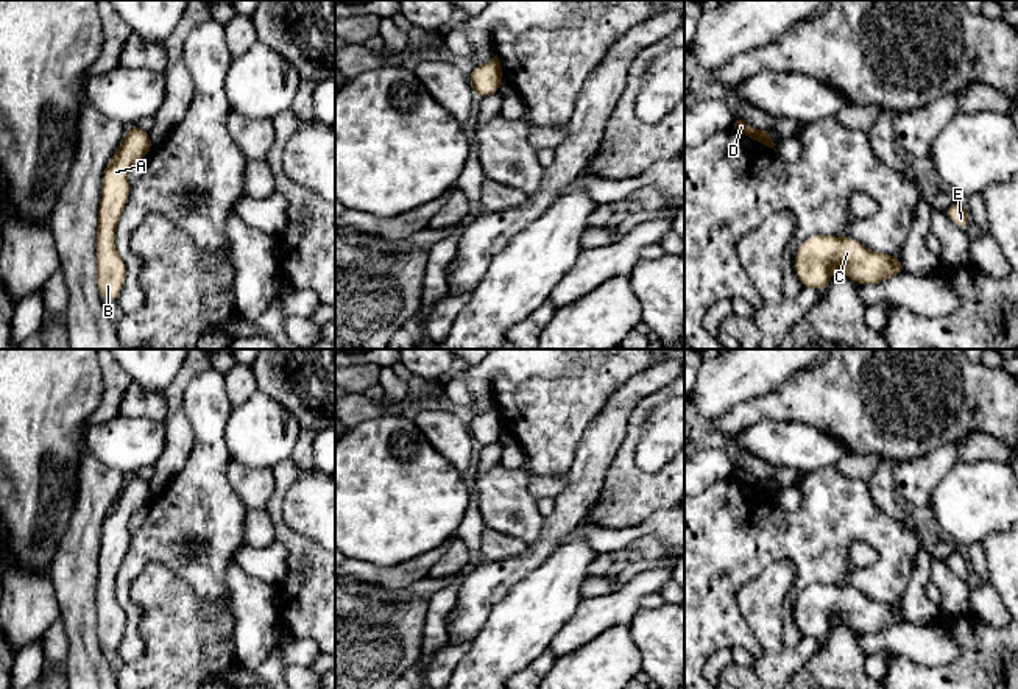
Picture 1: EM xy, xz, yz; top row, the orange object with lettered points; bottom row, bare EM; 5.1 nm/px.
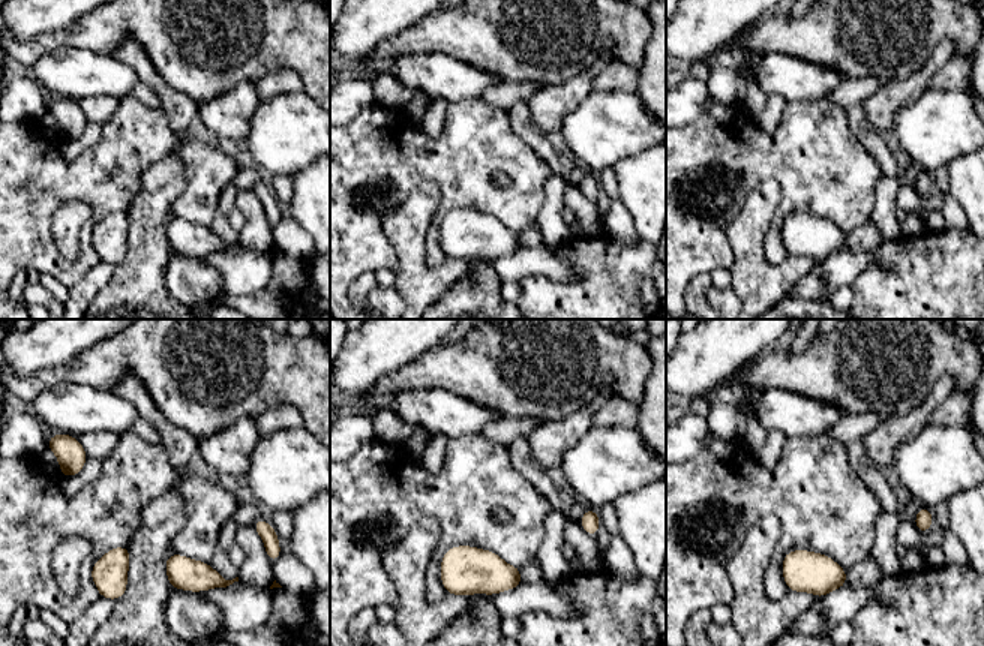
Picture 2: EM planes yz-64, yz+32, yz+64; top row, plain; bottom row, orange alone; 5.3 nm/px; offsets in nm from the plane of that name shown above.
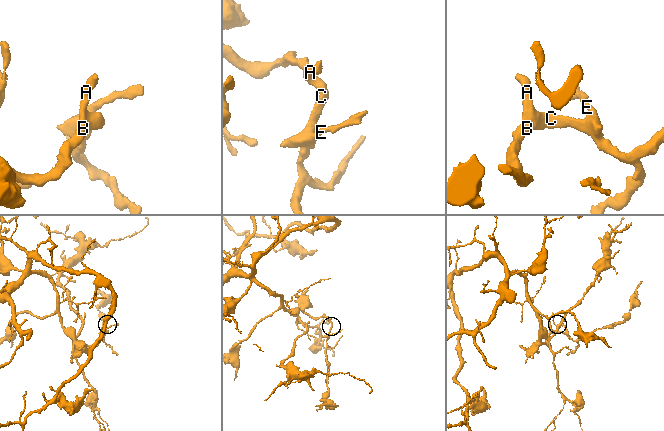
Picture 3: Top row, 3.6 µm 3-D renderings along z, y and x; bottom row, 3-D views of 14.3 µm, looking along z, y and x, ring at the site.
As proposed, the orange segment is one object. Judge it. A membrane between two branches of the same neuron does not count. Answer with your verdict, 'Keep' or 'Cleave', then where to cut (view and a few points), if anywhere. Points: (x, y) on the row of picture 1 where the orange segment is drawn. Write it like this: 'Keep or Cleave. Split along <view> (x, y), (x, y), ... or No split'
Keep. No split

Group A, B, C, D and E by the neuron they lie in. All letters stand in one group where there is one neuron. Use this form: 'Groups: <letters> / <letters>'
Groups: A B C D E

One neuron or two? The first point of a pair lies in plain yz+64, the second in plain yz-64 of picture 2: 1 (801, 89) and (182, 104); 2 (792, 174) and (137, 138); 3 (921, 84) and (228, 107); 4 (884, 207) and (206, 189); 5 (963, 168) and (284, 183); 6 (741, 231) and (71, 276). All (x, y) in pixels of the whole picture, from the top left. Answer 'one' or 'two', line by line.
1: two
2: one
3: one
4: two
5: two
6: two

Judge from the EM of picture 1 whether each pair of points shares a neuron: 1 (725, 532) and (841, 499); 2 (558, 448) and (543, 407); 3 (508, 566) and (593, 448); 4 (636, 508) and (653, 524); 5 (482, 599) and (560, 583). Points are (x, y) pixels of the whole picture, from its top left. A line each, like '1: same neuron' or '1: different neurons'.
1: same neuron
2: same neuron
3: same neuron
4: different neurons
5: different neurons

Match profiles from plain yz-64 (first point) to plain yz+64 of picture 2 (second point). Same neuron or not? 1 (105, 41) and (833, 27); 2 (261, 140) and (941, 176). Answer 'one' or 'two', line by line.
1: one
2: two

